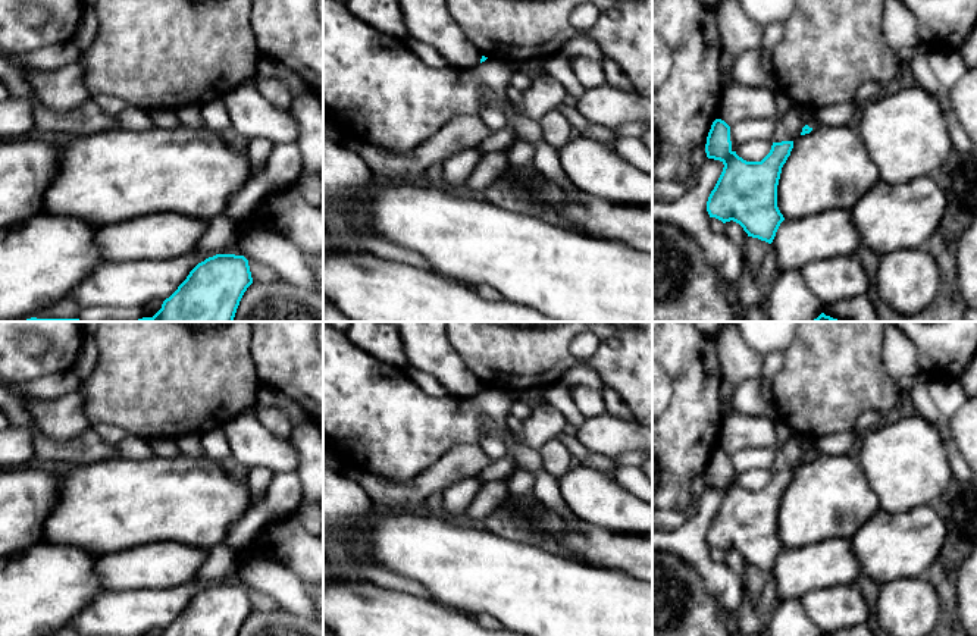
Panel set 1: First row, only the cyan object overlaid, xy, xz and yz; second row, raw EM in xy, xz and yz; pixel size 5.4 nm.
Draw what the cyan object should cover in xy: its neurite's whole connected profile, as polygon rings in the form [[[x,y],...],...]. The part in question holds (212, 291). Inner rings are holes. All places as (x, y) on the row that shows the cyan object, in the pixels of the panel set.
[[[216,254],[198,263],[178,286],[178,289],[163,301],[162,308],[153,317],[138,320],[106,320],[106,322],[234,322],[239,301],[253,283],[248,260],[244,256]]]

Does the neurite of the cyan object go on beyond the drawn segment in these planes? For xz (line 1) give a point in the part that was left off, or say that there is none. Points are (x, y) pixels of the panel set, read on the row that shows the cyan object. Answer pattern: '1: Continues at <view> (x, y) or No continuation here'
1: No continuation here

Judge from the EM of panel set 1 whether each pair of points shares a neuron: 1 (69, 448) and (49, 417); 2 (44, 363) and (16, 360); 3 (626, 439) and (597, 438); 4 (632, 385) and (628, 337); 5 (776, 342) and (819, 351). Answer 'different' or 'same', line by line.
1: different
2: same
3: same
4: same
5: different

